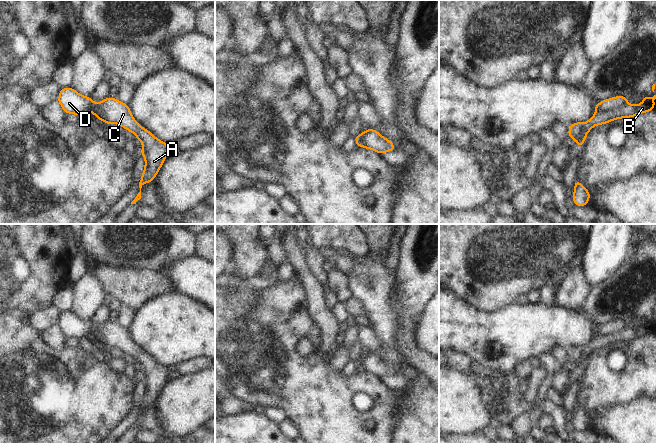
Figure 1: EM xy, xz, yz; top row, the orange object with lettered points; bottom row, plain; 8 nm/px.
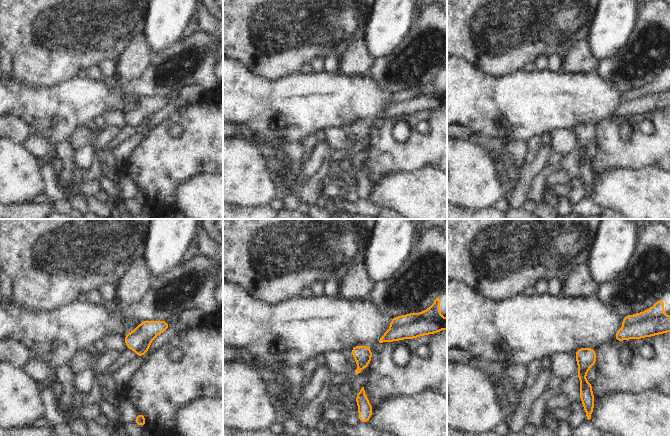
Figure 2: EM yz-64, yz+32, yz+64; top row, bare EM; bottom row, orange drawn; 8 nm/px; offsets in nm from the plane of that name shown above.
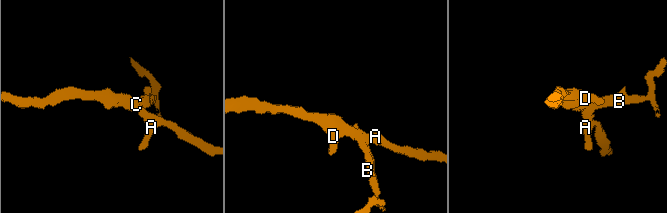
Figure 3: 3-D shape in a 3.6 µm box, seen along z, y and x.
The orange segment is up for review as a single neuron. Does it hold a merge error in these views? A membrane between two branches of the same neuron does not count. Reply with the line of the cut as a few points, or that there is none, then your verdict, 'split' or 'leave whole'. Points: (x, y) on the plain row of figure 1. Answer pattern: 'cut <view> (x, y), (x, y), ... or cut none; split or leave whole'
cut yz (583, 348), (581, 362), (577, 370); split

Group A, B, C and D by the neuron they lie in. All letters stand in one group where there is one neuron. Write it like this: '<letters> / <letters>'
A C D / B

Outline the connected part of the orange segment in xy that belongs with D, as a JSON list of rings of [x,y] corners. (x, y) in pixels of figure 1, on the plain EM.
[[[73,312],[60,313],[57,325],[67,338],[80,340],[83,337],[92,336],[98,344],[103,344],[107,349],[118,348],[125,354],[135,358],[143,367],[141,378],[145,382],[144,396],[139,406],[140,416],[131,428],[136,428],[141,423],[141,412],[148,406],[153,406],[169,374],[167,367],[157,363],[150,355],[140,350],[133,342],[128,328],[124,328],[116,322],[105,322],[100,327],[94,327],[90,320],[85,321]]]

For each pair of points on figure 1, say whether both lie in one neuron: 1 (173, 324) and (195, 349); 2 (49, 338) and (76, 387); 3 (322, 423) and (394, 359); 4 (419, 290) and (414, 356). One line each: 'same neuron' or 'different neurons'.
1: same neuron
2: different neurons
3: different neurons
4: same neuron

